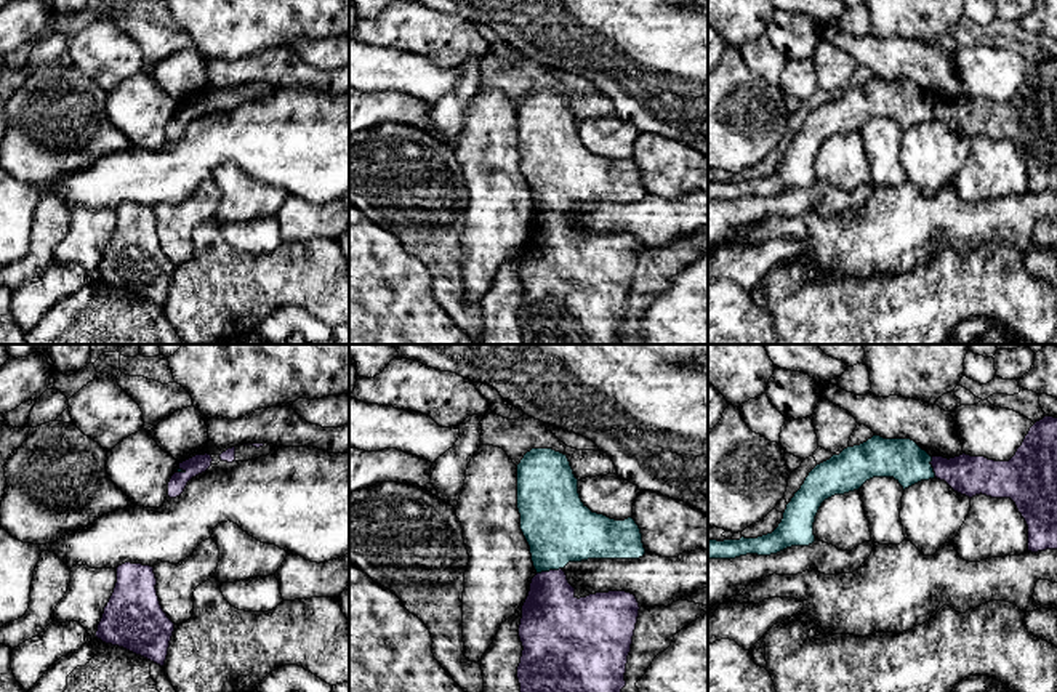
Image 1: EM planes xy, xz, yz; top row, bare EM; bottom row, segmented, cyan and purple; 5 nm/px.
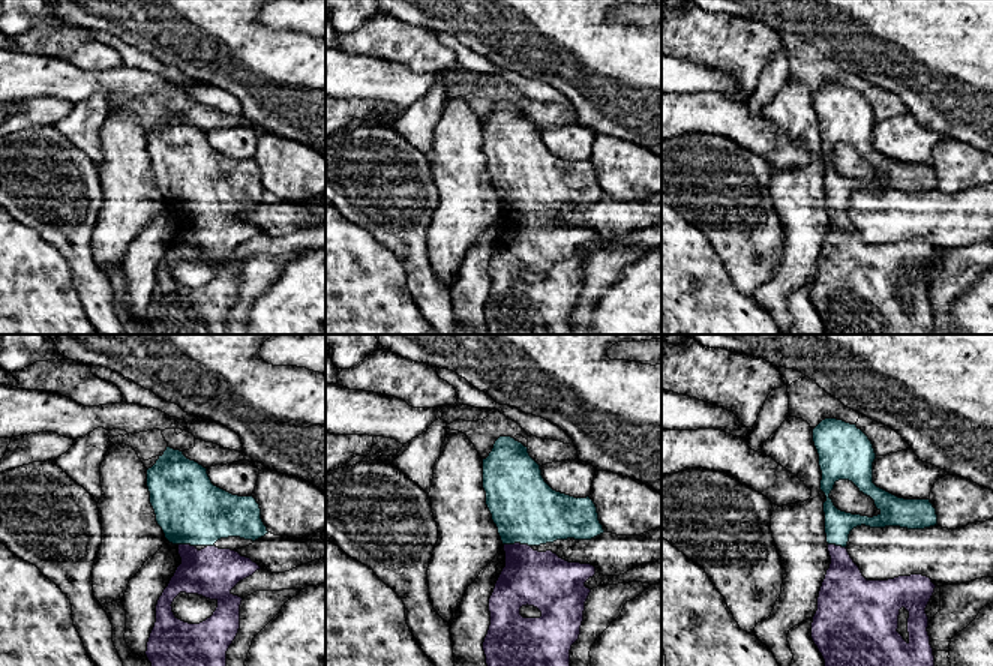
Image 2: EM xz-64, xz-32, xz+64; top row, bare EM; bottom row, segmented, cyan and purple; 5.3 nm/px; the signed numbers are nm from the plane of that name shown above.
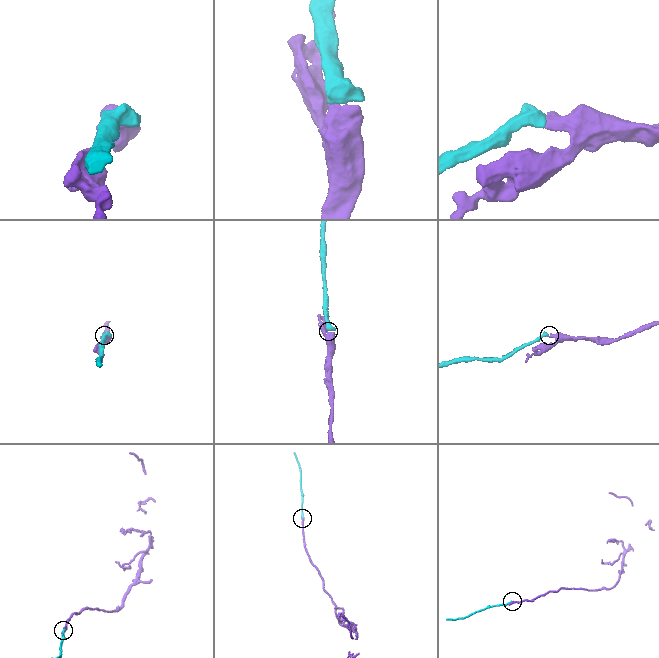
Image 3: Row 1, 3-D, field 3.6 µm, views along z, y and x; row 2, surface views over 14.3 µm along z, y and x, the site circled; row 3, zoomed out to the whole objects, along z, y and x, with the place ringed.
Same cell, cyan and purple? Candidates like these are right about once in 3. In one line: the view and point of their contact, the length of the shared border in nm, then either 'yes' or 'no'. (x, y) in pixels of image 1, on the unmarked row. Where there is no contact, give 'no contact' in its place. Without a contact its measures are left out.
xz (548, 212) | 130 nm | yes

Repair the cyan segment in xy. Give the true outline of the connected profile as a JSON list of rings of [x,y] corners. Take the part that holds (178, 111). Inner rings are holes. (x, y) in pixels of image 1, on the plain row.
[[[205,95],[205,96],[195,96],[183,104],[179,104],[179,111],[171,117],[170,123],[168,123],[168,138],[170,139],[176,139],[179,138],[187,123],[205,114],[210,107],[211,107],[211,96]]]

